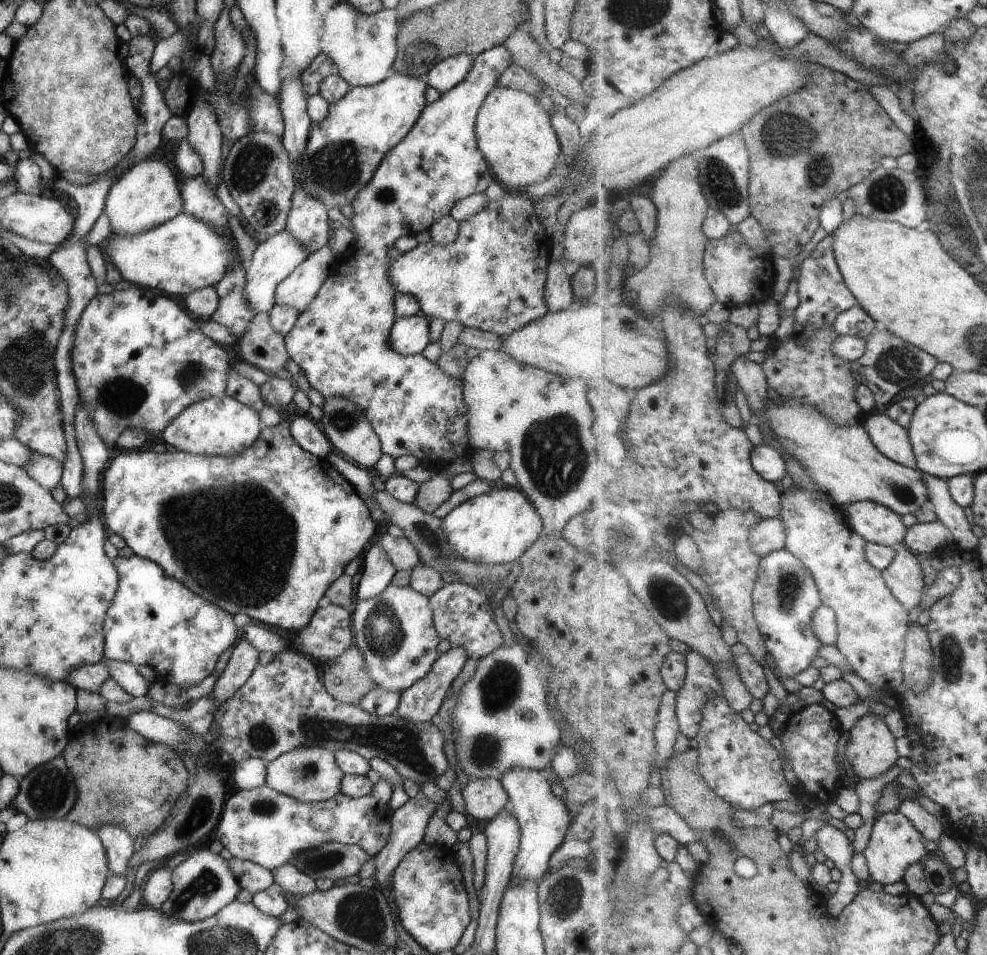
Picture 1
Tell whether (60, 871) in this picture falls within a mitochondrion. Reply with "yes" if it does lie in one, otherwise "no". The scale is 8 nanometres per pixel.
no

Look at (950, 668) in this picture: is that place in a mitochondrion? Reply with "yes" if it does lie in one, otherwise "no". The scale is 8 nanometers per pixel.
yes

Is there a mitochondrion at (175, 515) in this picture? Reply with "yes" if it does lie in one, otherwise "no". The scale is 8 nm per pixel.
yes

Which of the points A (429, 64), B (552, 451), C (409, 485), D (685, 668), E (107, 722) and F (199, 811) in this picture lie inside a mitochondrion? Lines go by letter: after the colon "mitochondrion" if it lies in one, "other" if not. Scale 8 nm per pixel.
A: other
B: mitochondrion
C: other
D: other
E: other
F: mitochondrion

